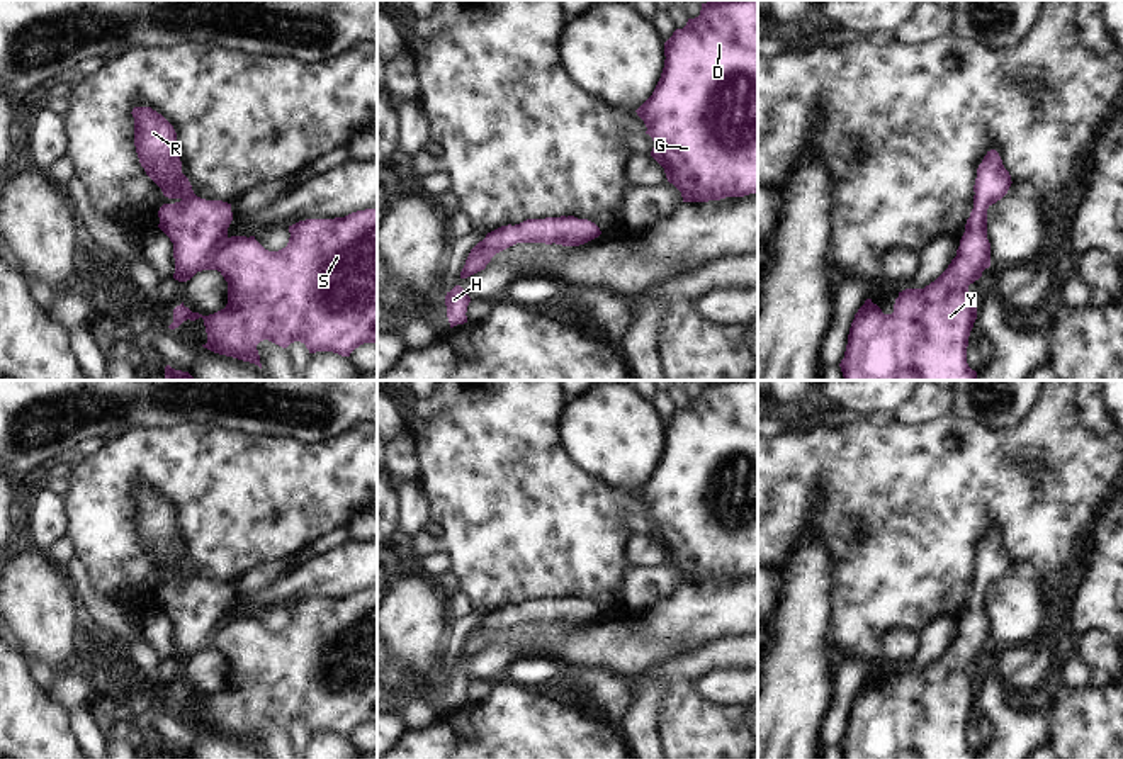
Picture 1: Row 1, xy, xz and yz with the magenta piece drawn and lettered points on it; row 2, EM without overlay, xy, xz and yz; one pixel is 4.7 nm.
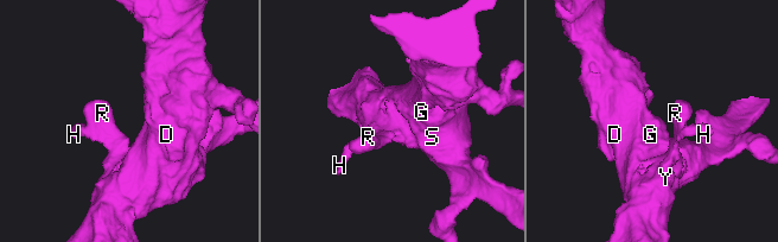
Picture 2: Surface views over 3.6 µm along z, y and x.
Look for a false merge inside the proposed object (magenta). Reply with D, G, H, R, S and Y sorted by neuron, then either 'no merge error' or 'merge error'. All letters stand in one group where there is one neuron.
groups D G H R S Y; no merge error

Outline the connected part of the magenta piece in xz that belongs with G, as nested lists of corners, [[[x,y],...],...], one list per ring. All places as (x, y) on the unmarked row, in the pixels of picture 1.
[[[727,380],[727,382],[702,384],[700,396],[695,399],[688,399],[686,406],[683,409],[676,409],[673,416],[664,423],[664,436],[666,436],[664,448],[652,475],[635,491],[647,508],[646,514],[649,514],[654,521],[651,537],[664,548],[668,562],[673,564],[681,572],[683,582],[708,582],[708,581],[720,581],[725,577],[744,577],[749,574],[756,574],[758,572],[758,380]]]

